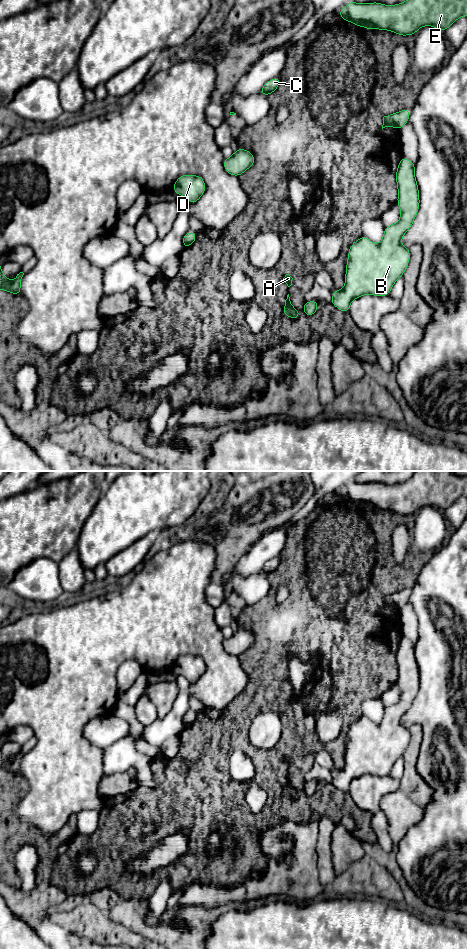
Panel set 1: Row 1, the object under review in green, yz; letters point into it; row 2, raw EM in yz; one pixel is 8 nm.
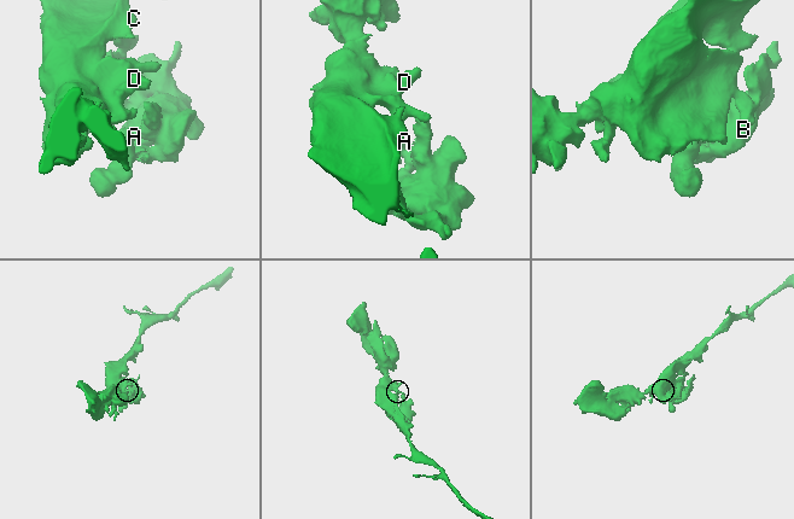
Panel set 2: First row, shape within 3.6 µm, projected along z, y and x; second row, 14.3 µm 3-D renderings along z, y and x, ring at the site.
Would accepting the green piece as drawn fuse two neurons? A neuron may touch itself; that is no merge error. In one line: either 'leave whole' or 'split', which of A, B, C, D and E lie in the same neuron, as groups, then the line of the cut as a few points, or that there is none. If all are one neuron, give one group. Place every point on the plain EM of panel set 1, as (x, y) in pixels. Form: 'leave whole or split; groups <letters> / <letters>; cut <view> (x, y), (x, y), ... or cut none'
leave whole; groups A B C D E; cut none

